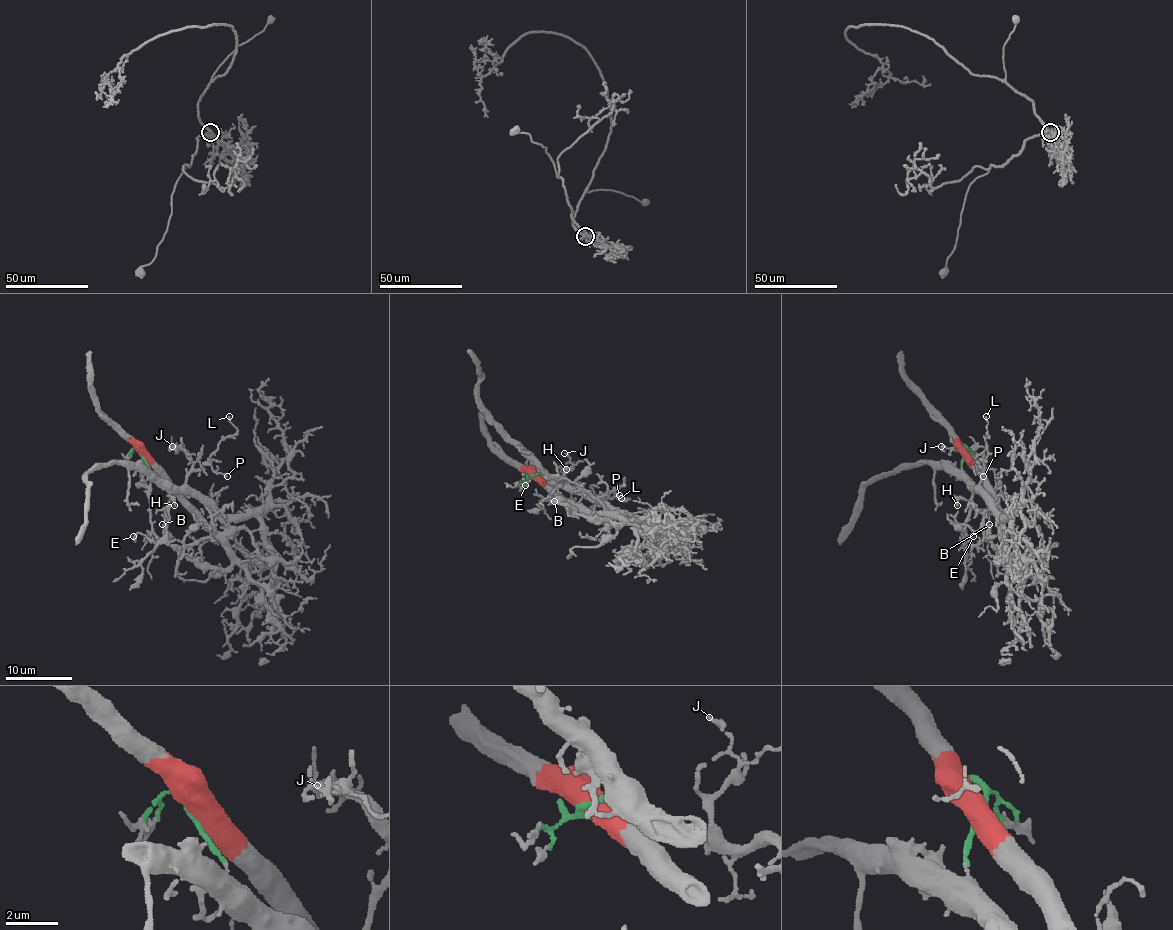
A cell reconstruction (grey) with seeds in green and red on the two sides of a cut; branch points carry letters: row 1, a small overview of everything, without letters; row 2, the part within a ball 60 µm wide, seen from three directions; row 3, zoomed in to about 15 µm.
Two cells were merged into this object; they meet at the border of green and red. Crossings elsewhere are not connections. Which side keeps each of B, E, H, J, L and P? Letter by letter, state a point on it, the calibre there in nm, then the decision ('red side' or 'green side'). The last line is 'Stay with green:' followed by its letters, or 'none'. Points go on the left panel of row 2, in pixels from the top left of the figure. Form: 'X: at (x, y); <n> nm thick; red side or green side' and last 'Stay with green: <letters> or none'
B: at (162, 524); 200 nm thick; red side
E: at (133, 536); 140 nm thick; green side
H: at (174, 505); 220 nm thick; green side
J: at (172, 446); 200 nm thick; green side
L: at (229, 416); 120 nm thick; green side
P: at (227, 476); 140 nm thick; green side
Stay with green: E, H, J, L, P

